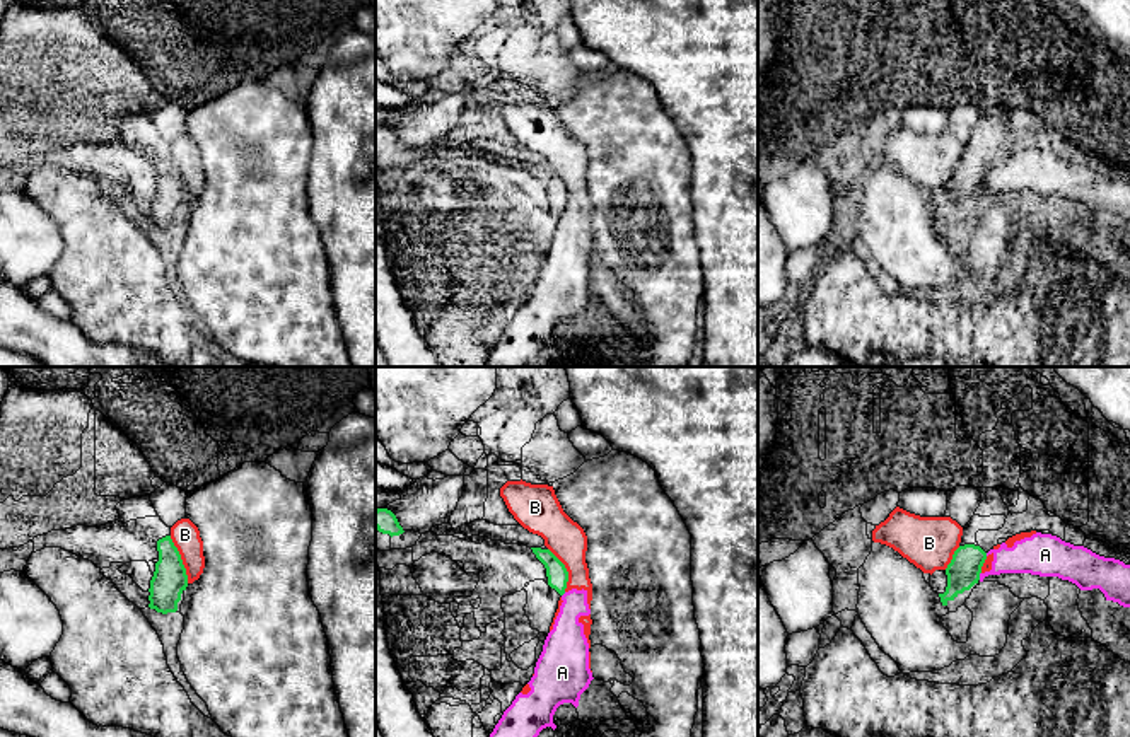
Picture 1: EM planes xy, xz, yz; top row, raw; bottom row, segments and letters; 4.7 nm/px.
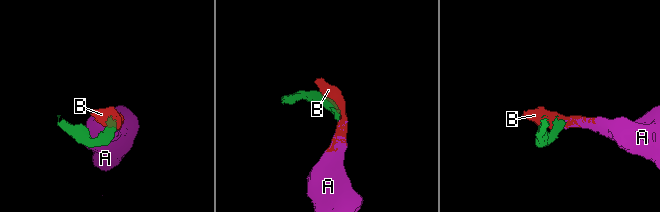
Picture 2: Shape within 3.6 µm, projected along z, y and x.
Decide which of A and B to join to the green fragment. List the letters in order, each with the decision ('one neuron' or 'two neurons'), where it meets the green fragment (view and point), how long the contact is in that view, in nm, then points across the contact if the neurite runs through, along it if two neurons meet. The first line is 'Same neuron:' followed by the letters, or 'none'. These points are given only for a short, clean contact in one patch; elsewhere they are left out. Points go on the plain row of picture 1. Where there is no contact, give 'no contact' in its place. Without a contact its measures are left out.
Same neuron: none
A: two neurons | yz (978, 193) | 40 nm | along yz (980, 190), (978, 197)
B: two neurons | xy (181, 178) | 240 nm | along xy (169, 154), (188, 200)

